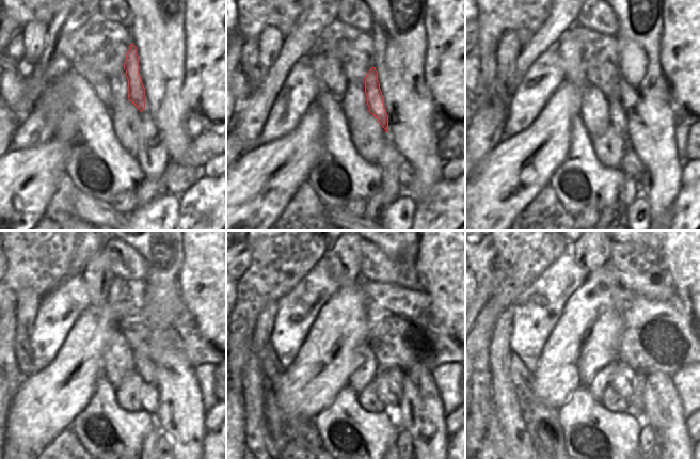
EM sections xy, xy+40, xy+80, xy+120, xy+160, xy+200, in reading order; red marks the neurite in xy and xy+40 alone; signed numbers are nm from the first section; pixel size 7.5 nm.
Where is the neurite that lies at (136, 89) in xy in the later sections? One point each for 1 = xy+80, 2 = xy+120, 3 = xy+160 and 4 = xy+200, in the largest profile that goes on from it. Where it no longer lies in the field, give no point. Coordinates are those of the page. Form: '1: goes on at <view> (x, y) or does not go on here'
1: goes on at xy+80 (618, 116)
2: goes on at xy+120 (144, 365)
3: goes on at xy+160 (395, 376)
4: goes on at xy+200 (637, 400)

